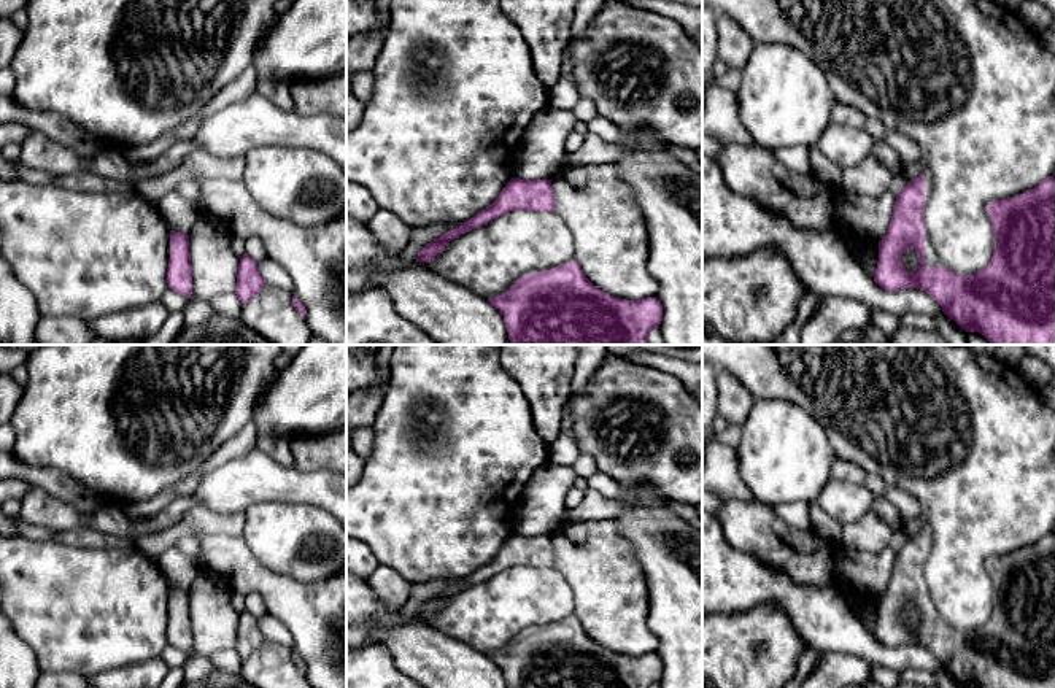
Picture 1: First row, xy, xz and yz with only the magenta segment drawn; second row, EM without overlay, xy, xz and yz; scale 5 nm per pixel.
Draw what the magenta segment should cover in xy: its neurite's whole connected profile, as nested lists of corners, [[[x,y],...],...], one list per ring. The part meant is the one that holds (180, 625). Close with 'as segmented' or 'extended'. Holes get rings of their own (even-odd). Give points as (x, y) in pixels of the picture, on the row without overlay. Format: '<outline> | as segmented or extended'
[[[170,586],[170,616],[167,624],[168,644],[189,653],[192,650],[192,620],[189,591]]] | as segmented

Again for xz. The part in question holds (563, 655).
[[[577,616],[526,629],[502,651],[488,655],[504,672],[507,688],[650,688],[663,677],[658,653],[626,656],[596,644]]] | as segmented

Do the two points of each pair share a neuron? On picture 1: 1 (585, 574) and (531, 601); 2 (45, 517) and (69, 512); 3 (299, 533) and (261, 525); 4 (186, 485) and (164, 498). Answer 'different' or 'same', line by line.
1: different
2: same
3: same
4: same

